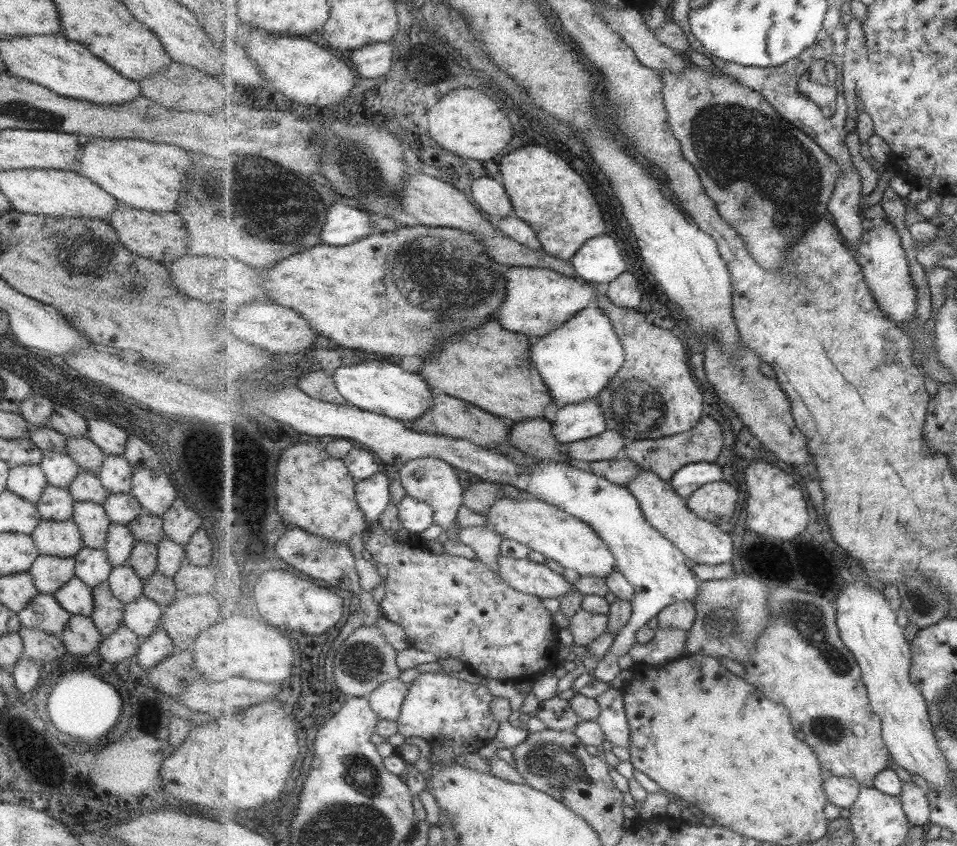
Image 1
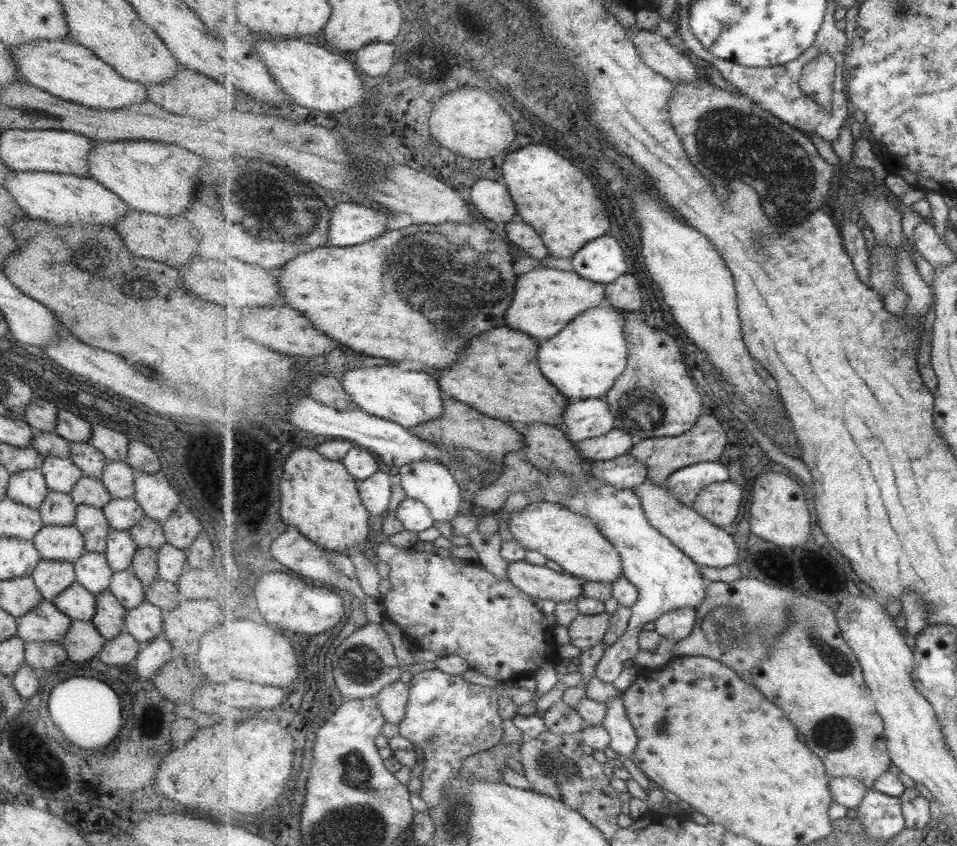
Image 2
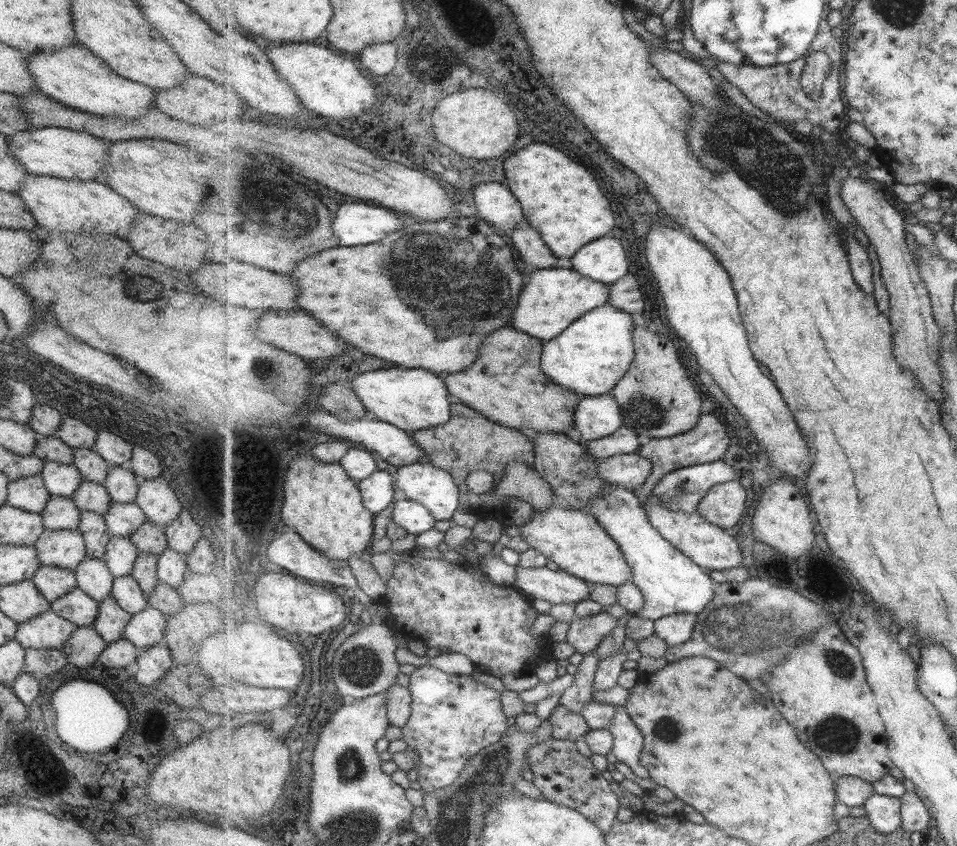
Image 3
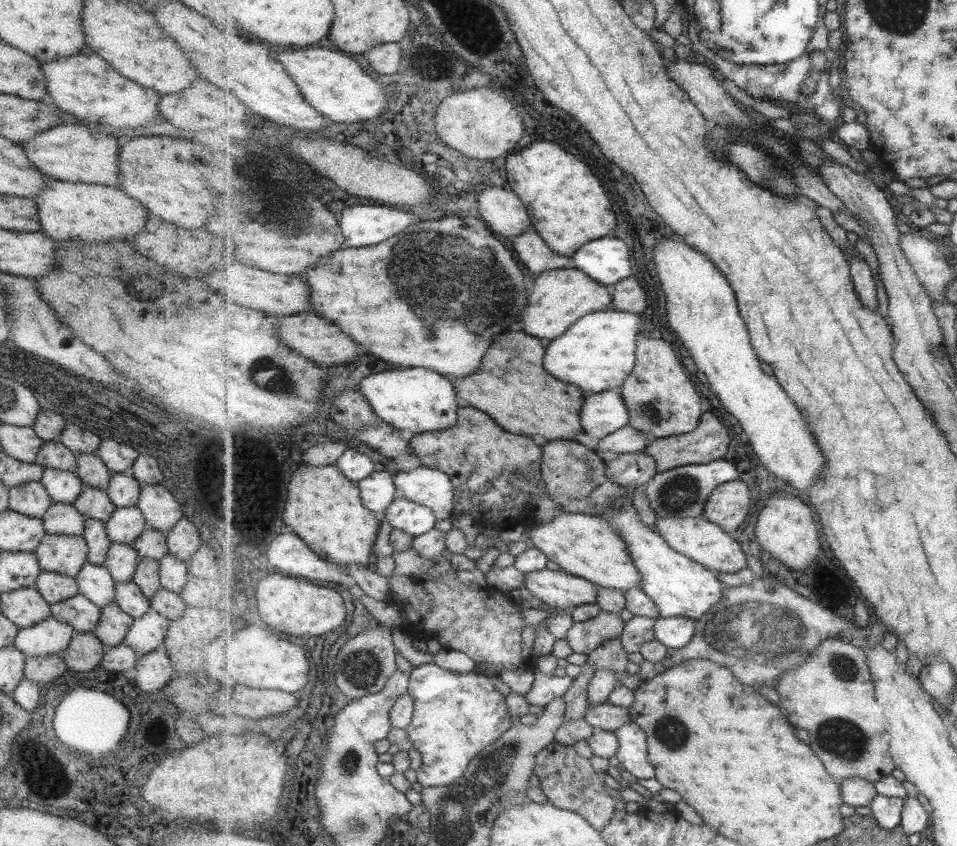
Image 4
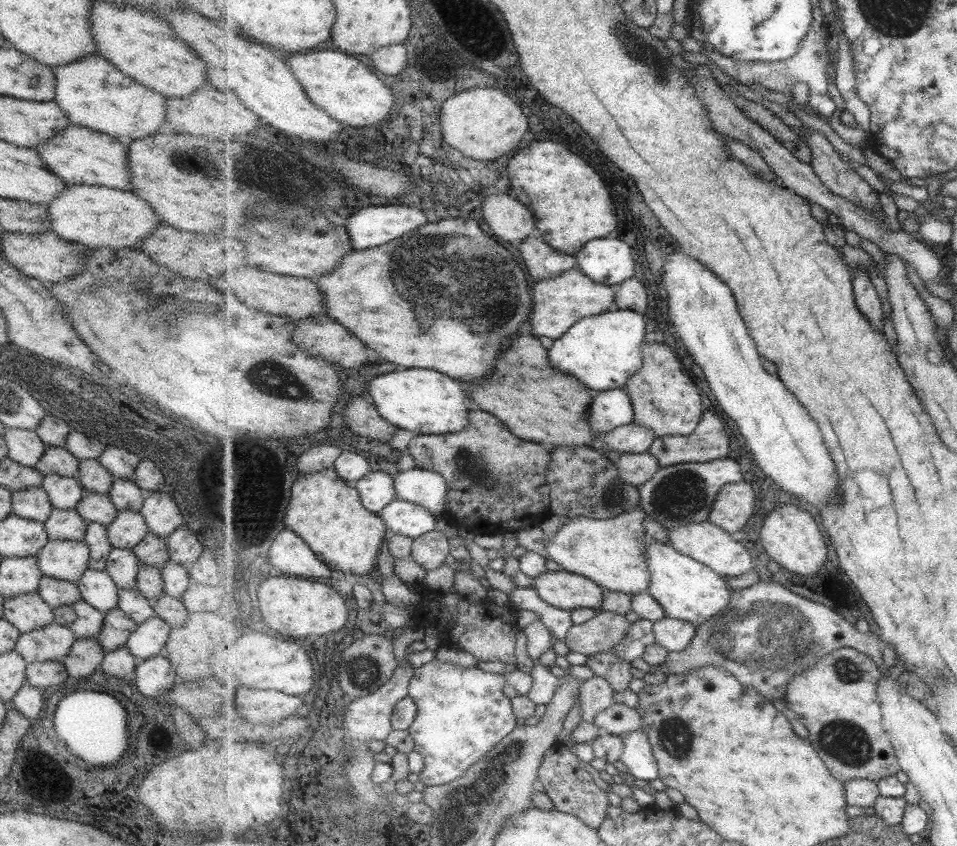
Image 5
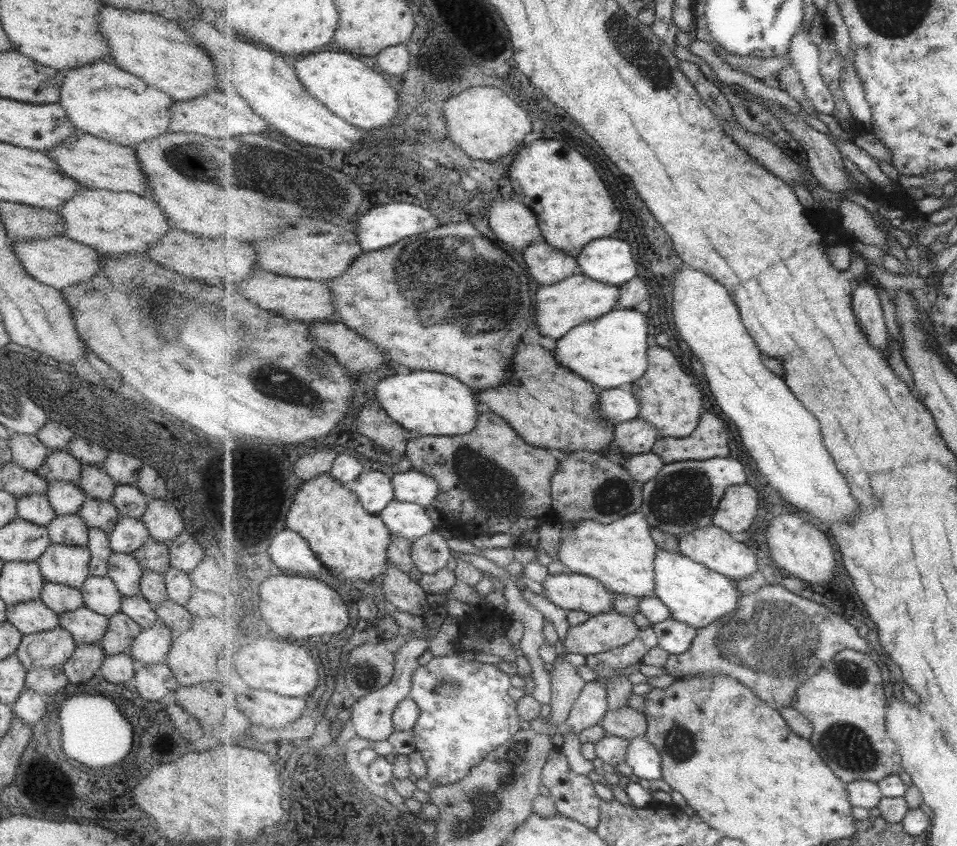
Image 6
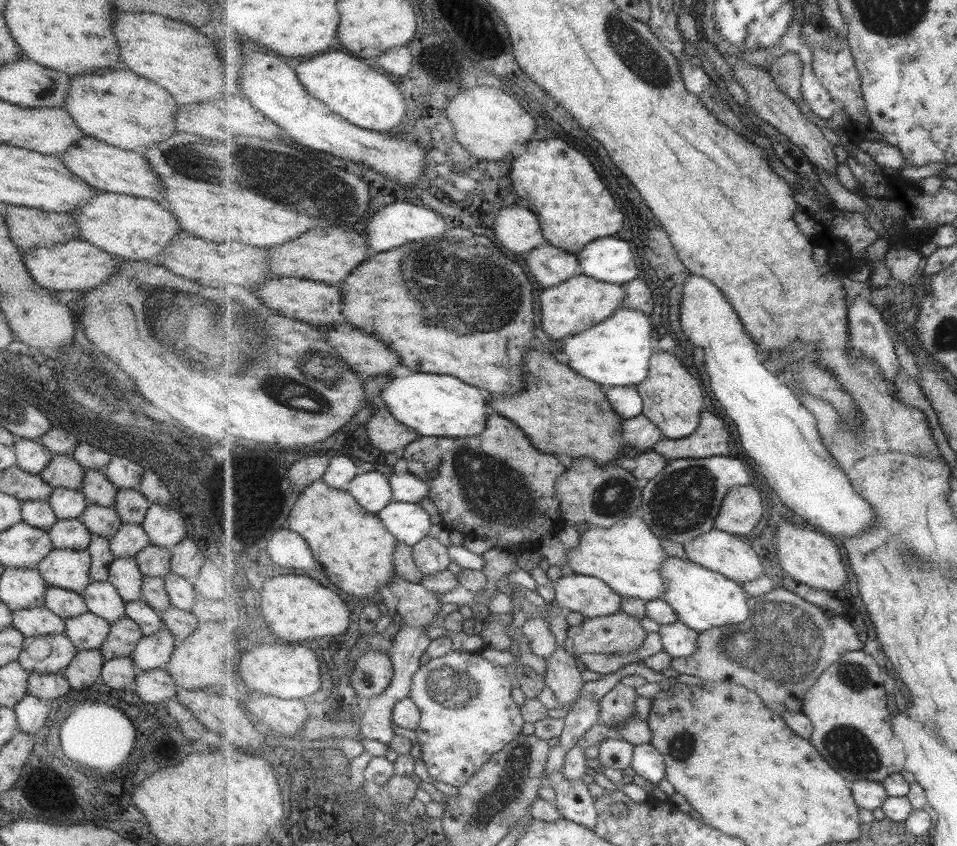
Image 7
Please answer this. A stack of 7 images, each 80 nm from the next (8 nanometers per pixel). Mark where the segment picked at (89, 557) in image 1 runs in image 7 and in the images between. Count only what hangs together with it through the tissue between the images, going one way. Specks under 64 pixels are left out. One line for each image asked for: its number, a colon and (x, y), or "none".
2: (91, 571)
3: (92, 577)
4: (93, 581)
5: (96, 589)
6: (99, 595)
7: (100, 598)

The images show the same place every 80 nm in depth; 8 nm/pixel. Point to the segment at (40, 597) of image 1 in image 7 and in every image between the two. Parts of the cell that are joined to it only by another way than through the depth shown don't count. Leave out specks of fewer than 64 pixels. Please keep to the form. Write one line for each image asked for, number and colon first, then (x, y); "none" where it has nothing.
2: (44, 623)
3: (45, 631)
4: (48, 637)
5: (50, 642)
6: (48, 649)
7: (52, 653)

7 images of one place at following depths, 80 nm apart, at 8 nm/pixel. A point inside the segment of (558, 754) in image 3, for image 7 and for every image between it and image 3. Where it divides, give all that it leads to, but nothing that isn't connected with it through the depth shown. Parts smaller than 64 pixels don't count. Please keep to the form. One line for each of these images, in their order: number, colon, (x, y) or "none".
4: (569, 781)
5: (575, 790)
6: (574, 794)
7: (574, 801)

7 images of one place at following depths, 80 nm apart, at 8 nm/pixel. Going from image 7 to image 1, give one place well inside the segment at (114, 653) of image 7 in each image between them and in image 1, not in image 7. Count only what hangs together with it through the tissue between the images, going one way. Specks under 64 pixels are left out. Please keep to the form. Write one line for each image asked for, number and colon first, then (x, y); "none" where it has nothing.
1: (107, 613)
2: (108, 619)
3: (110, 622)
4: (113, 624)
5: (116, 627)
6: (121, 630)

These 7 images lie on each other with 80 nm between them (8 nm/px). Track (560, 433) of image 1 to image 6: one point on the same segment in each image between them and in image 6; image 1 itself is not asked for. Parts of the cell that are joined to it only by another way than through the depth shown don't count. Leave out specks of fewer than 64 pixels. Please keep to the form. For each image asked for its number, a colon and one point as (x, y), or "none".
2: (585, 419)
3: (597, 417)
4: (605, 413)
5: (613, 409)
6: (620, 404)

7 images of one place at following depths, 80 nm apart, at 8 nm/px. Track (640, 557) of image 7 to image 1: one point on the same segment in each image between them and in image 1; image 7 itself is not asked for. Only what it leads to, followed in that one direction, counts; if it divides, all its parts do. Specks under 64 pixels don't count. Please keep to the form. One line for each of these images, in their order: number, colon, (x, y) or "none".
1: (575, 544)
2: (573, 541)
3: (575, 540)
4: (587, 546)
5: (612, 552)
6: (622, 555)

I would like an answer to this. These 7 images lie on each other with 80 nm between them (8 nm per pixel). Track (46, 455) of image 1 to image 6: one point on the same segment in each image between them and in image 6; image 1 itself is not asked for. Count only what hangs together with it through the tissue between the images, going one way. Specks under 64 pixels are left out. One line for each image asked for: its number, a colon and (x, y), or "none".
2: (60, 474)
3: (59, 479)
4: (63, 486)
5: (64, 492)
6: (64, 497)

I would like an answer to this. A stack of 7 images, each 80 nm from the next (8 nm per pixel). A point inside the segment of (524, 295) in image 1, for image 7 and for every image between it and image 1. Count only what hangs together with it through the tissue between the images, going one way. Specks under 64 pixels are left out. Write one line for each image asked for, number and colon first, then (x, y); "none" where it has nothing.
2: (548, 299)
3: (557, 297)
4: (561, 297)
5: (561, 302)
6: (563, 306)
7: (582, 302)

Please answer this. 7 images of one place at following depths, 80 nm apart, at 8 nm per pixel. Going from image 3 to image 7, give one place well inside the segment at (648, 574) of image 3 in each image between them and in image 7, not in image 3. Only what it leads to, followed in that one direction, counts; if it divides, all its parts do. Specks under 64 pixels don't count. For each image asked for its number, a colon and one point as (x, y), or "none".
4: (681, 587)
5: (688, 590)
6: (696, 595)
7: (703, 599)

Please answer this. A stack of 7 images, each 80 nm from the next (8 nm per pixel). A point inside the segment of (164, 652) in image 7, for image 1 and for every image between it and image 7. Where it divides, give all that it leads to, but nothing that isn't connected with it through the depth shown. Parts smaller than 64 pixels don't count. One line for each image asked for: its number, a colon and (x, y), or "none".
1: (142, 616)
2: (144, 622)
3: (144, 629)
4: (146, 633)
5: (146, 641)
6: (151, 645)

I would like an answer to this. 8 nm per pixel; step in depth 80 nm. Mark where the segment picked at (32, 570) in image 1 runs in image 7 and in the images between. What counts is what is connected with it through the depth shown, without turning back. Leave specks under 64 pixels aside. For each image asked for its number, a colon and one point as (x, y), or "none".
2: (50, 578)
3: (51, 582)
4: (52, 587)
5: (55, 593)
6: (58, 598)
7: (66, 604)

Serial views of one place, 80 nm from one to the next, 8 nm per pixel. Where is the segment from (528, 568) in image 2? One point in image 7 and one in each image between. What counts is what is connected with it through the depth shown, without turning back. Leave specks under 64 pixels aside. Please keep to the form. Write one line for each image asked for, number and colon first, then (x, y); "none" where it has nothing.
3: (559, 587)
4: (560, 589)
5: (563, 589)
6: (571, 591)
7: (587, 595)

